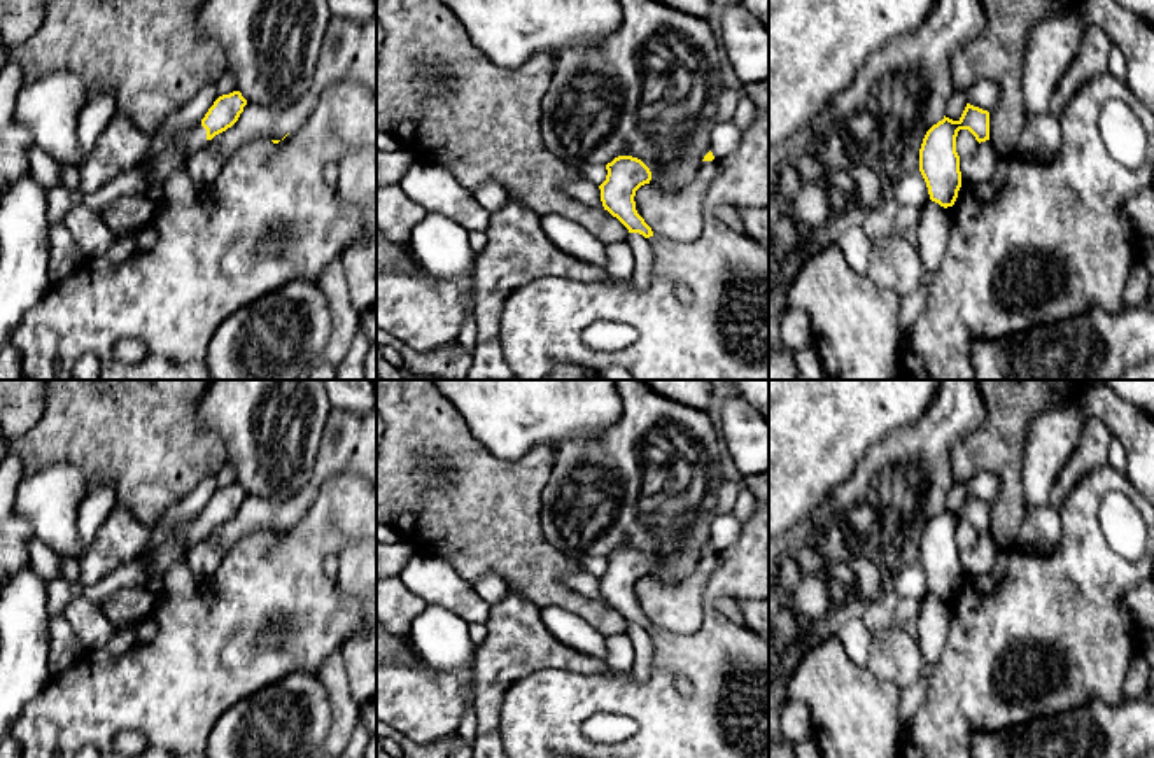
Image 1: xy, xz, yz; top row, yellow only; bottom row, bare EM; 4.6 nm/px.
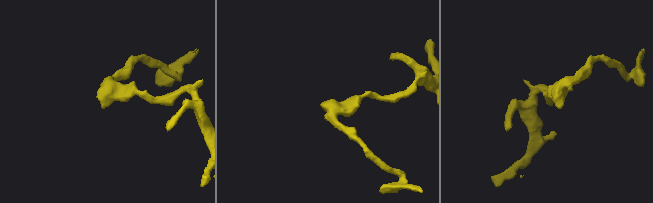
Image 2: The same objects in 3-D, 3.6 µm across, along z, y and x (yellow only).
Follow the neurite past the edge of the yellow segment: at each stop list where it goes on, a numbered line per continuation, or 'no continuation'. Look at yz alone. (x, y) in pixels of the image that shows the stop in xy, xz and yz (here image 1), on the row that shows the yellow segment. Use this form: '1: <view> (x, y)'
1: yz (934, 228)

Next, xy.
1: xy (193, 139)

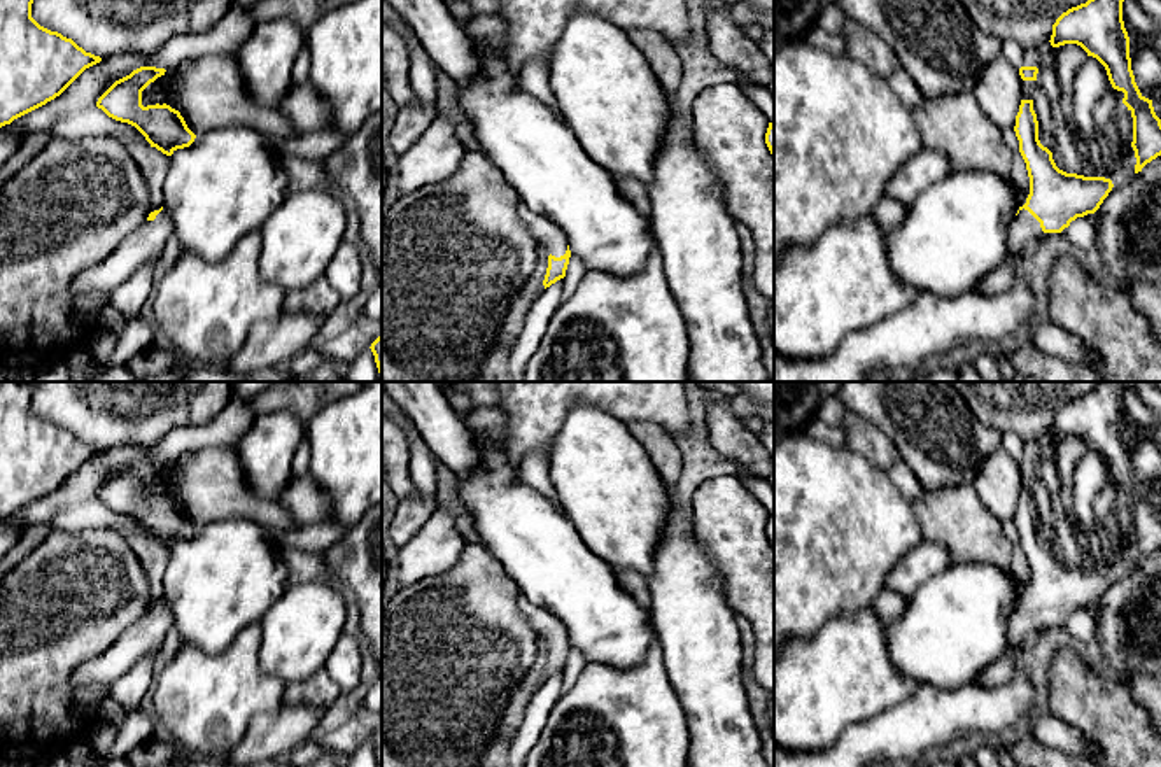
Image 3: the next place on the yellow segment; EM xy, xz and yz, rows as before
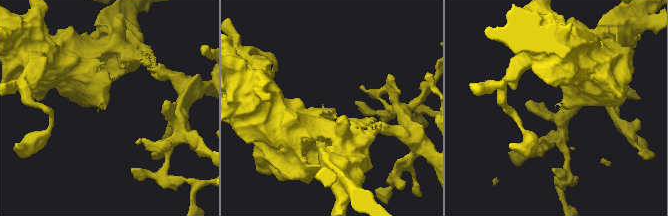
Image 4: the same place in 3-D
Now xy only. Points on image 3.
1: xy (146, 244)

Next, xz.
1: xz (541, 230)

